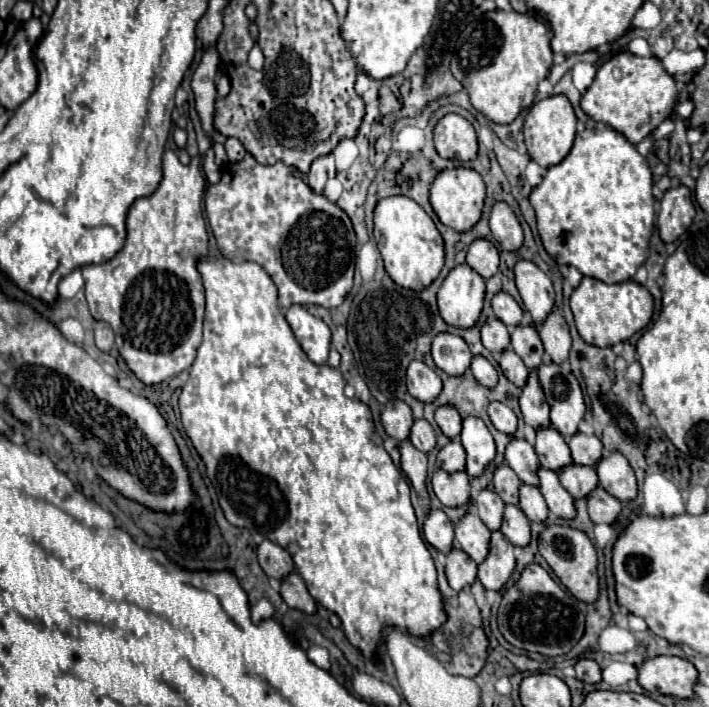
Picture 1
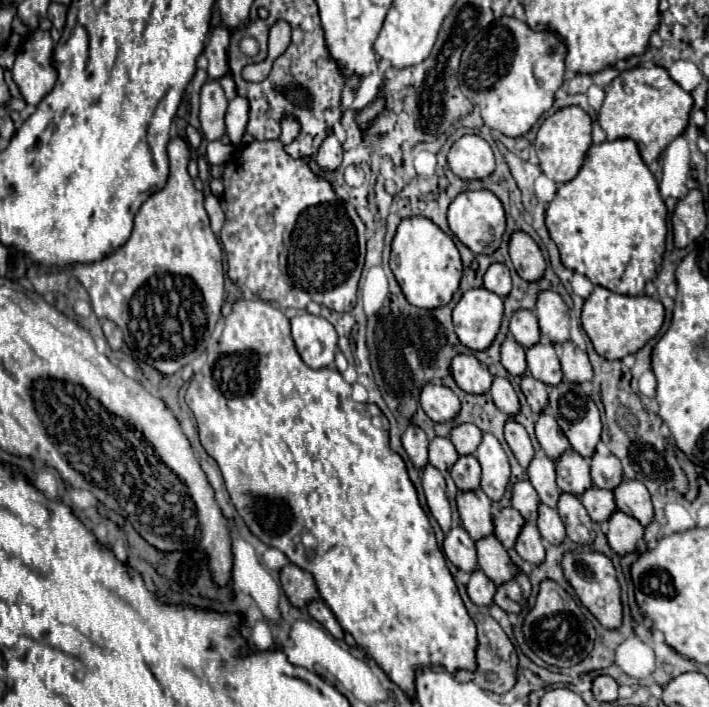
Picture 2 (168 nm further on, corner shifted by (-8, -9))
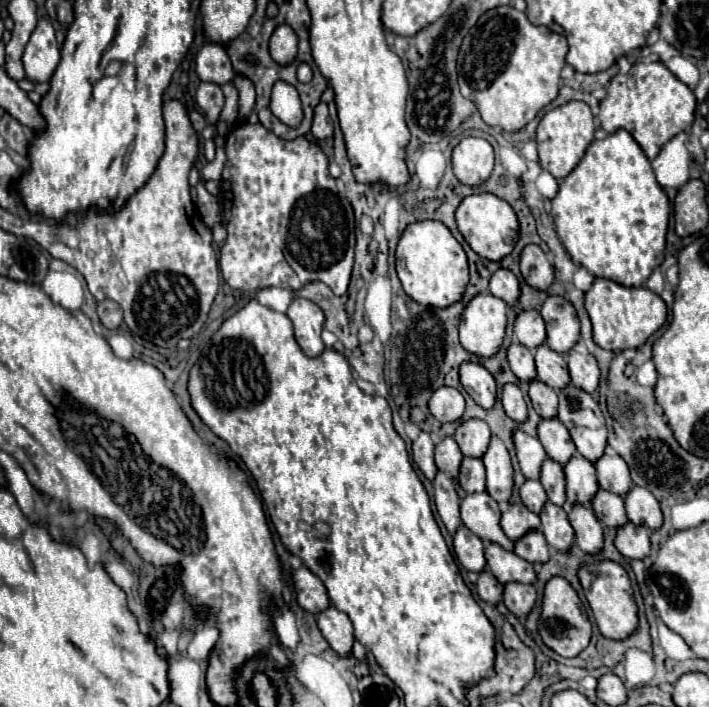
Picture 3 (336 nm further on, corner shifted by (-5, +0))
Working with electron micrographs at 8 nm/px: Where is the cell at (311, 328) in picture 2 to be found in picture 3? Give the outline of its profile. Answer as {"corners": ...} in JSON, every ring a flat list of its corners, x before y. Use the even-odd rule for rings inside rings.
{"corners":[[296,297,286,315,290,317,290,321,294,323,294,333,296,333,296,341,302,347,302,351,308,357,316,357,324,351,324,343,322,343,322,327,324,327,324,313,322,309,302,297]]}

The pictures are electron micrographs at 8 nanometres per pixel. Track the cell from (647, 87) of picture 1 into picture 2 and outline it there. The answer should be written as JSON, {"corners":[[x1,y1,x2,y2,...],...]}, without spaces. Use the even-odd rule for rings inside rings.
{"corners":[[637,66,631,70,621,72,609,86,607,86,607,96,601,104,599,110,599,124,607,134,607,140,617,140,617,138,631,138,637,146,639,152,645,160,645,164,649,164,651,160,659,158,661,152,665,150,665,146,679,134,685,132,687,120,689,120,689,112,693,106,693,98,689,92,685,92,677,82,671,80,671,76,667,74,665,68,661,66]]}

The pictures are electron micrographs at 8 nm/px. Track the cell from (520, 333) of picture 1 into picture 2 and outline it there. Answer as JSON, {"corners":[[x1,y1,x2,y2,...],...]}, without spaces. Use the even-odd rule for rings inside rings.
{"corners":[[535,344,527,348,527,370,531,372,533,378,541,380,543,384,555,386,559,380,563,380,559,358,555,354,553,344]]}

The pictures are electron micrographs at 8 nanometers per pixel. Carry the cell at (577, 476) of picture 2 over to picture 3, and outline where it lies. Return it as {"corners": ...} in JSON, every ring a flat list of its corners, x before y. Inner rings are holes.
{"corners":[[574,455,566,465,566,493,568,493,568,503,570,505,590,505,596,491,600,489,596,483,596,469,594,465,584,459,582,455]]}

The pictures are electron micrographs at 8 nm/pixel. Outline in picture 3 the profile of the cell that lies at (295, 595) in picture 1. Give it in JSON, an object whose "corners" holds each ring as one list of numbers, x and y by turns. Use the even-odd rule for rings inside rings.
{"corners":[[328,607,326,611,318,613,318,627,330,647,340,655,340,657,350,657,352,655,352,645,354,645,354,627,352,621,346,613]]}

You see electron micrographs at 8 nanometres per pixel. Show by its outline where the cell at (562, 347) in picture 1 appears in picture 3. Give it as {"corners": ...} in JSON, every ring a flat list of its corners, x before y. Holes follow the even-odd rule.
{"corners":[[578,351,568,353,568,371,572,383,586,393,596,393,600,385,600,369,598,361,592,355,582,355]]}

